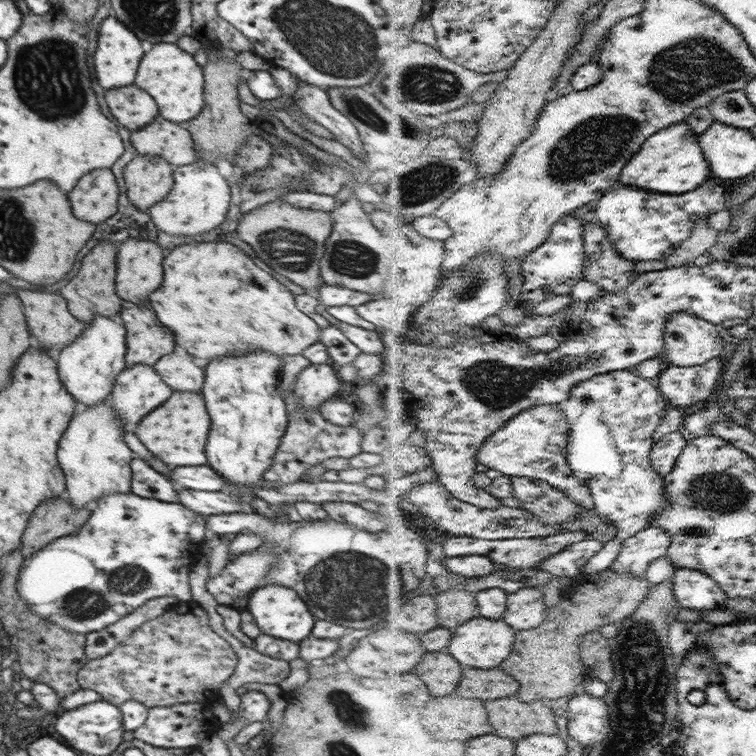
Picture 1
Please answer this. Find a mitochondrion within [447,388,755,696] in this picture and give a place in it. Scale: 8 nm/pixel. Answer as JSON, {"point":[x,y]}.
{"point":[717,494]}

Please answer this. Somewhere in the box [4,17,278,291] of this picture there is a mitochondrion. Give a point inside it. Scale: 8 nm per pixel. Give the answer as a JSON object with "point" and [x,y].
{"point":[48,76]}

